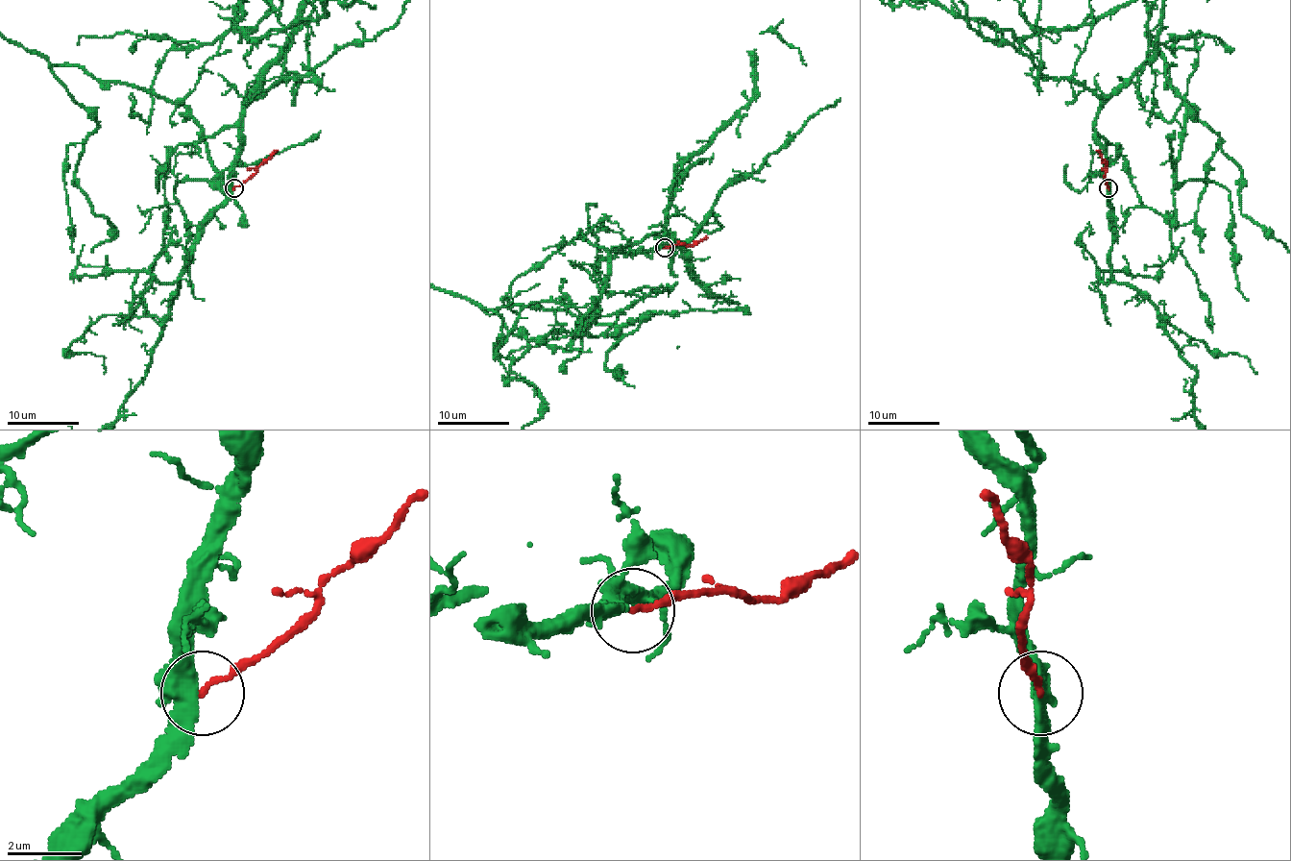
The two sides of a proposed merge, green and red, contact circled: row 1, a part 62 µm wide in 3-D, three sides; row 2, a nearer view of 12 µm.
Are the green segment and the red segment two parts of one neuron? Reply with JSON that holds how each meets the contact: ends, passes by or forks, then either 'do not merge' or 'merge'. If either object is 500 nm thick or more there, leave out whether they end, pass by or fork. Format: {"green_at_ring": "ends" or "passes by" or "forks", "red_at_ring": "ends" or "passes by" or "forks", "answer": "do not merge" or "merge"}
{"green_at_ring": "forks", "red_at_ring": "ends", "answer": "do not merge"}

